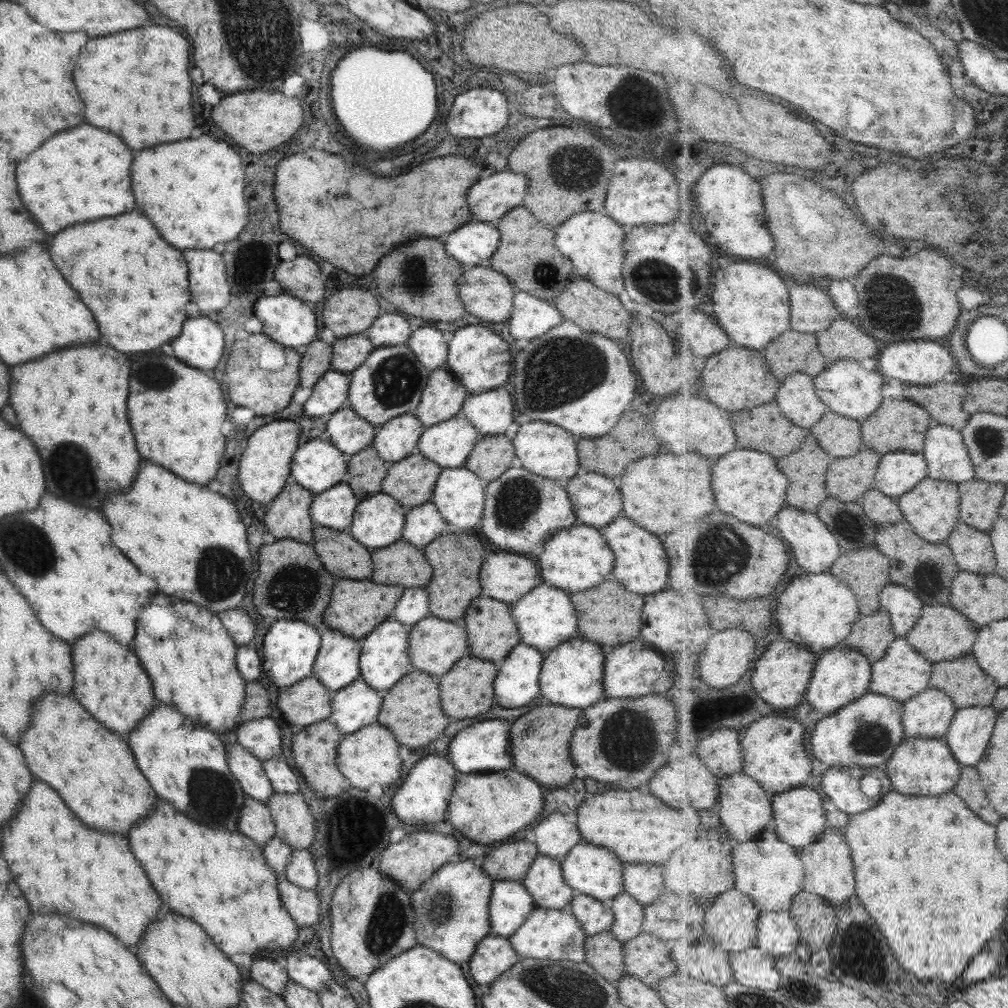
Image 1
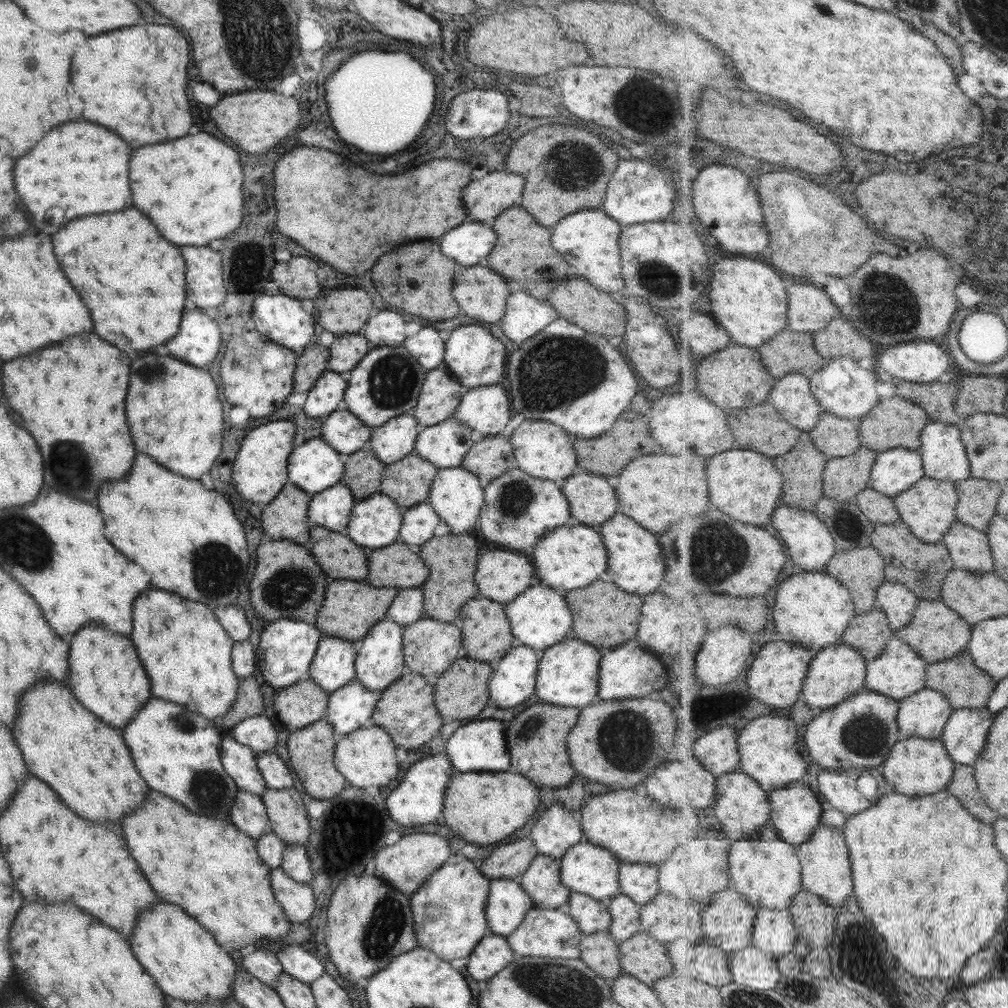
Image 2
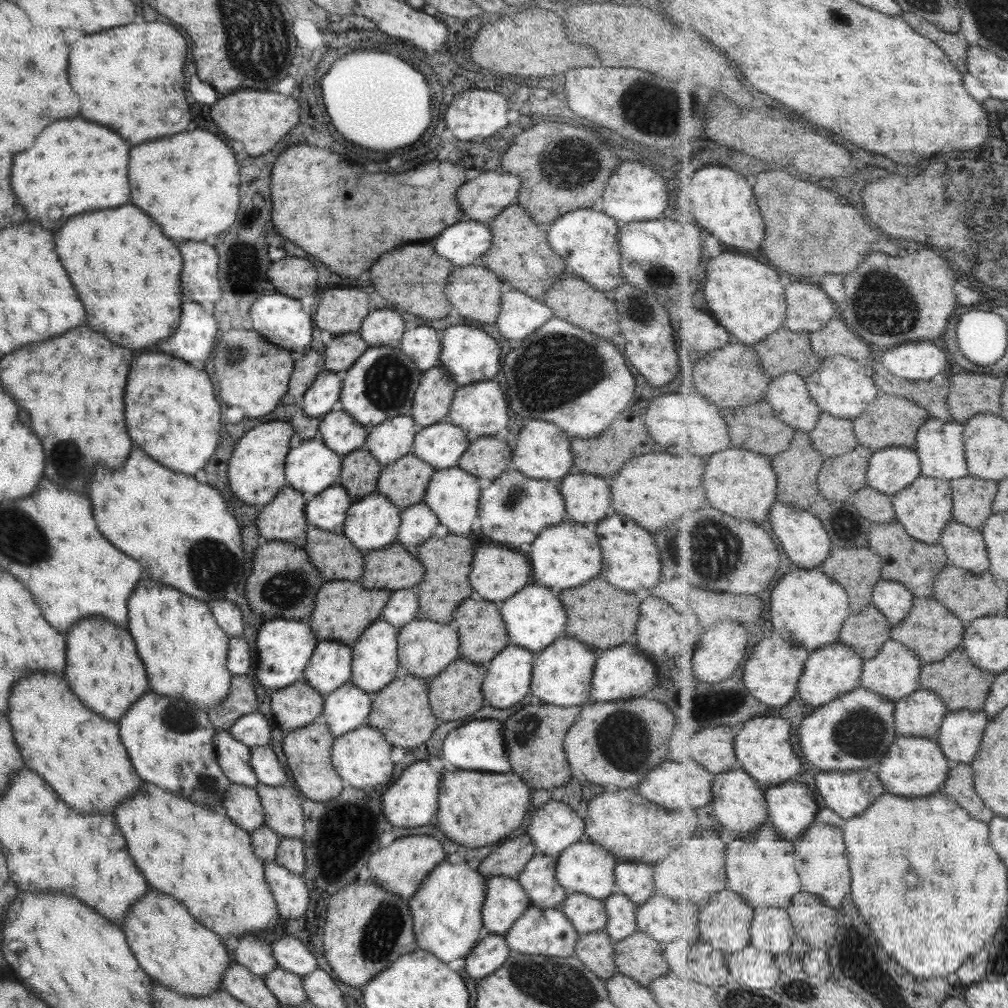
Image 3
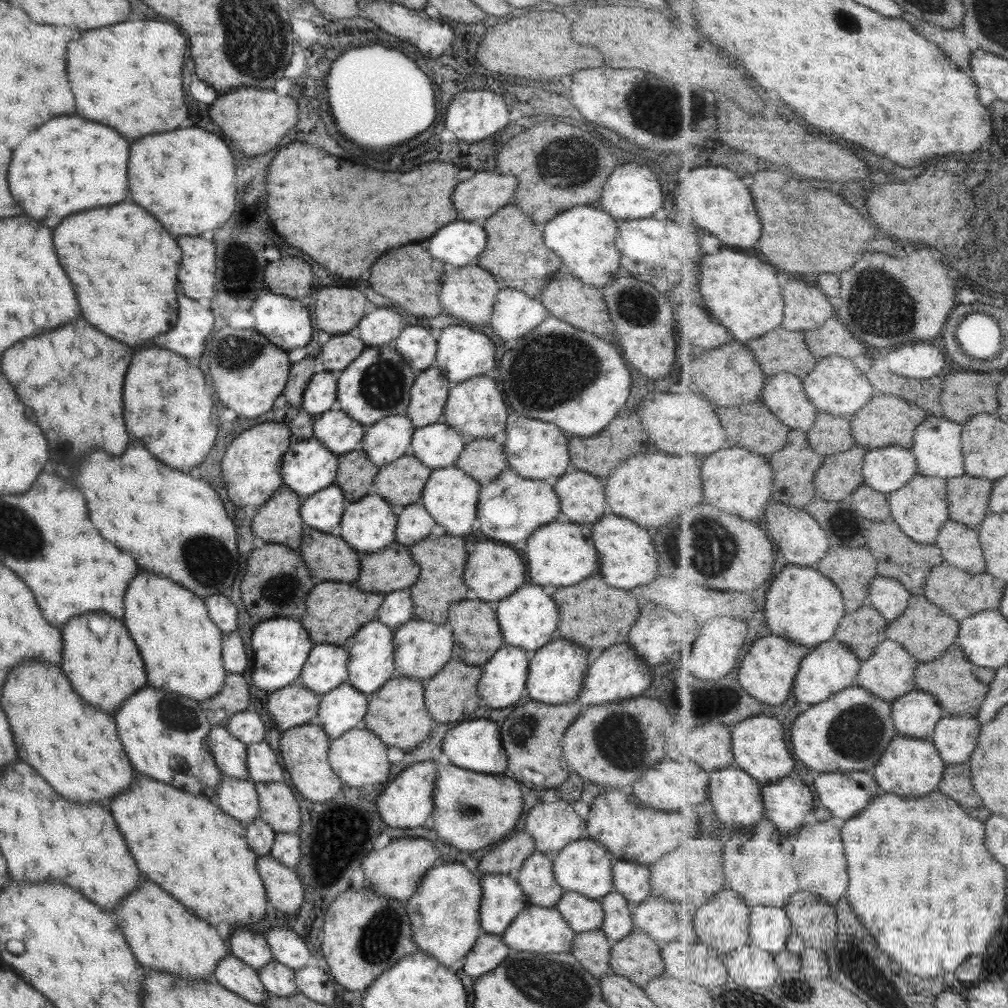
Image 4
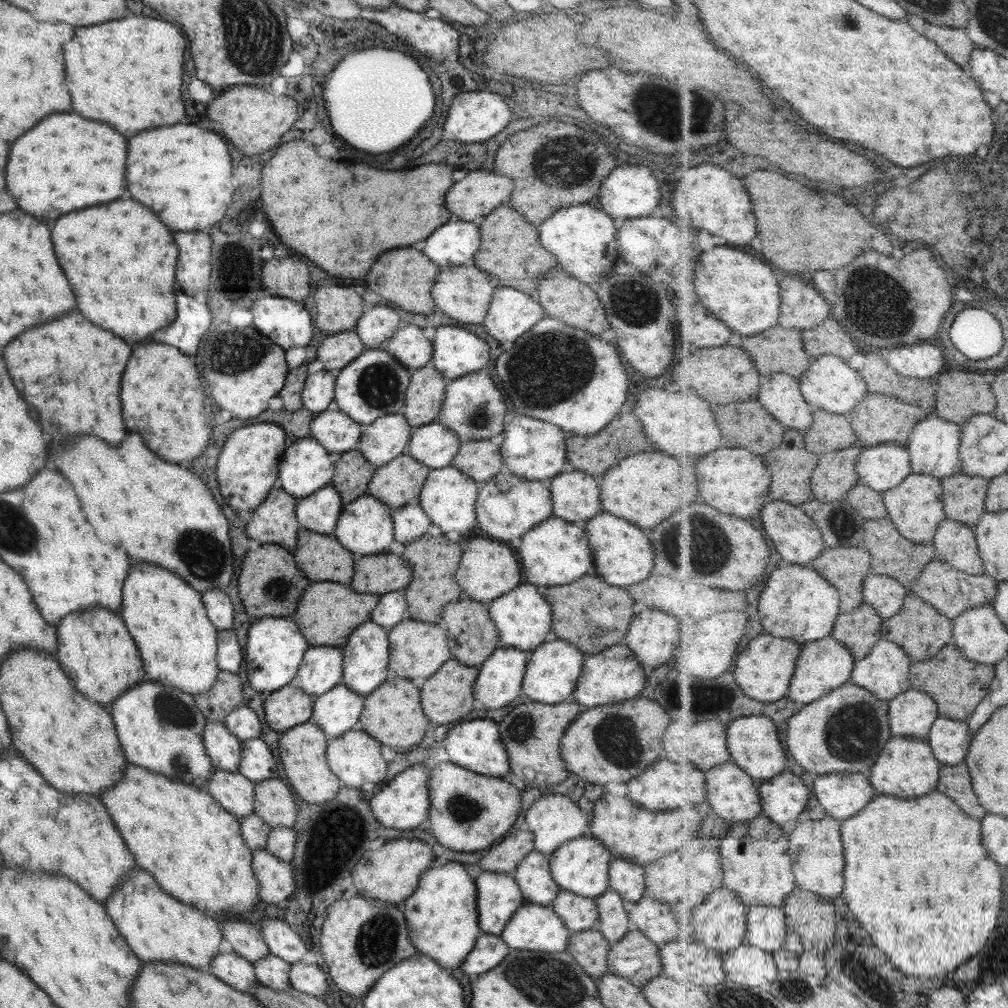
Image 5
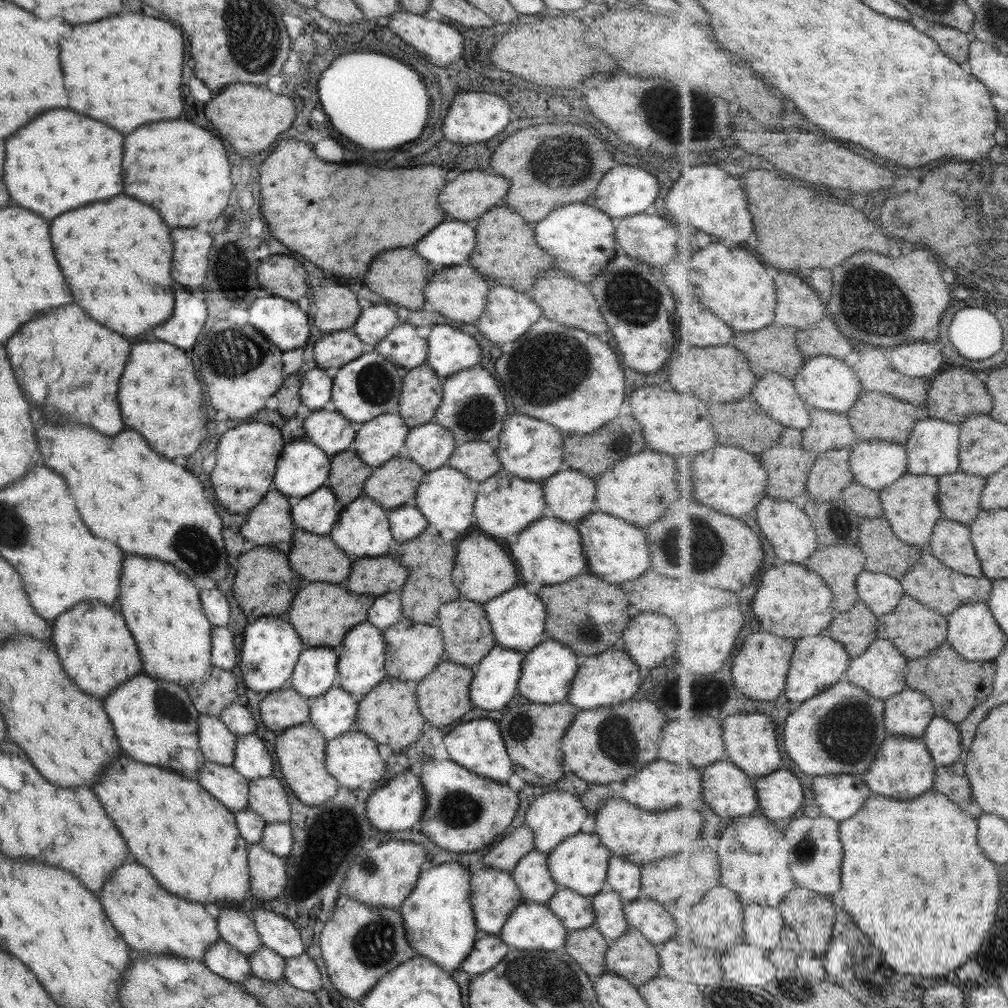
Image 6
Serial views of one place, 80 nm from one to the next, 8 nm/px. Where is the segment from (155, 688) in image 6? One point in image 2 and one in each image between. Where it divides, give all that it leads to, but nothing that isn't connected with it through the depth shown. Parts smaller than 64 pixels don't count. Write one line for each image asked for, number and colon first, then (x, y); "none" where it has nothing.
2: (176, 751)
3: (169, 741)
4: (163, 734)
5: (159, 727)

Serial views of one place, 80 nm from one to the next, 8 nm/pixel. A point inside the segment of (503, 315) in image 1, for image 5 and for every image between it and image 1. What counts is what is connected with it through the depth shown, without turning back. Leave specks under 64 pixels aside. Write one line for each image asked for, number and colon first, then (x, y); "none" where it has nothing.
2: (480, 294)
3: (473, 292)
4: (467, 293)
5: (462, 293)

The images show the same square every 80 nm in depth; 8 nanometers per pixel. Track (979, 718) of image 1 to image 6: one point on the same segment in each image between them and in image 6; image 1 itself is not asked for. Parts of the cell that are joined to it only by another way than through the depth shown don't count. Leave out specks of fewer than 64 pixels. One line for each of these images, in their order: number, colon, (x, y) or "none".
2: (965, 735)
3: (962, 732)
4: (956, 737)
5: (951, 738)
6: (943, 737)

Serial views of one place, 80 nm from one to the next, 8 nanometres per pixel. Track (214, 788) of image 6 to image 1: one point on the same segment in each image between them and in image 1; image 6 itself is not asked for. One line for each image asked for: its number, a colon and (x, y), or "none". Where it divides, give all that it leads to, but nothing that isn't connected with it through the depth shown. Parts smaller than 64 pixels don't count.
1: (254, 821)
2: (248, 815)
3: (241, 804)
4: (236, 797)
5: (234, 793)

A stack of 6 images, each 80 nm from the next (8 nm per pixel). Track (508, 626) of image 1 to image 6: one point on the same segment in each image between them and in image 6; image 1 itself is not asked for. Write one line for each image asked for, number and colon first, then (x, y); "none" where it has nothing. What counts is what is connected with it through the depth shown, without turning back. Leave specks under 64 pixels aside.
2: (485, 633)
3: (481, 634)
4: (476, 636)
5: (471, 637)
6: (465, 632)

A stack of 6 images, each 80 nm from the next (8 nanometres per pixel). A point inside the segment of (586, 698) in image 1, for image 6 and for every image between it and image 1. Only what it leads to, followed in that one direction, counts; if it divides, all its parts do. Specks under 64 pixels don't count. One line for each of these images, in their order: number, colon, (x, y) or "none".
2: (566, 675)
3: (561, 673)
4: (555, 671)
5: (550, 671)
6: (546, 670)

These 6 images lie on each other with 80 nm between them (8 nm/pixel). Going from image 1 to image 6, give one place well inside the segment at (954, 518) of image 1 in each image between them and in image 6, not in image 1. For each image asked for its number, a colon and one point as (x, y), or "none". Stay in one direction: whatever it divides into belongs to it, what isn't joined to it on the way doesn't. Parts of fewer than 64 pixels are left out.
2: (929, 507)
3: (925, 508)
4: (921, 508)
5: (917, 508)
6: (911, 505)

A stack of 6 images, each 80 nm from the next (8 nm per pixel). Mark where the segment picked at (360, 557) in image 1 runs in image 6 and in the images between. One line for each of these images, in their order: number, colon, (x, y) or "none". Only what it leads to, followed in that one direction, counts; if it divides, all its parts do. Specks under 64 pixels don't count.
2: (338, 558)
3: (335, 558)
4: (330, 556)
5: (321, 556)
6: (317, 558)

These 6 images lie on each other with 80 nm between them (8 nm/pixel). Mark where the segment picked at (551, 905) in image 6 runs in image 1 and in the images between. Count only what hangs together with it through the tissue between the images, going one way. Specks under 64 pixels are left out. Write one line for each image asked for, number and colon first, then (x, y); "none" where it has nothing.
1: (593, 917)
2: (590, 916)
3: (586, 914)
4: (582, 914)
5: (578, 914)

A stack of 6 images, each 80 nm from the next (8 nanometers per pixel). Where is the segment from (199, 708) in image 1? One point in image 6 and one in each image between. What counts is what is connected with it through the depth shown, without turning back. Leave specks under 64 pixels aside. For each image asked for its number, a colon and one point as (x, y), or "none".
2: (187, 657)
3: (184, 653)
4: (180, 647)
5: (177, 644)
6: (158, 602)

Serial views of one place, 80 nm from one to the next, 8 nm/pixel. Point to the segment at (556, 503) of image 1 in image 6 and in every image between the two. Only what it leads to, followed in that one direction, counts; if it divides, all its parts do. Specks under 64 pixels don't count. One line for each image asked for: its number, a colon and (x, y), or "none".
2: (517, 510)
3: (512, 510)
4: (508, 508)
5: (506, 506)
6: (504, 504)

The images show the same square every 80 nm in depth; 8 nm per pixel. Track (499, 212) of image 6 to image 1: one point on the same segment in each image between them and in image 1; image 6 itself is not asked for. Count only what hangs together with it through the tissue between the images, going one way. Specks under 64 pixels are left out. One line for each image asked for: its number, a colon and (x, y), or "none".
1: (525, 255)
2: (522, 256)
3: (519, 255)
4: (514, 254)
5: (509, 253)

